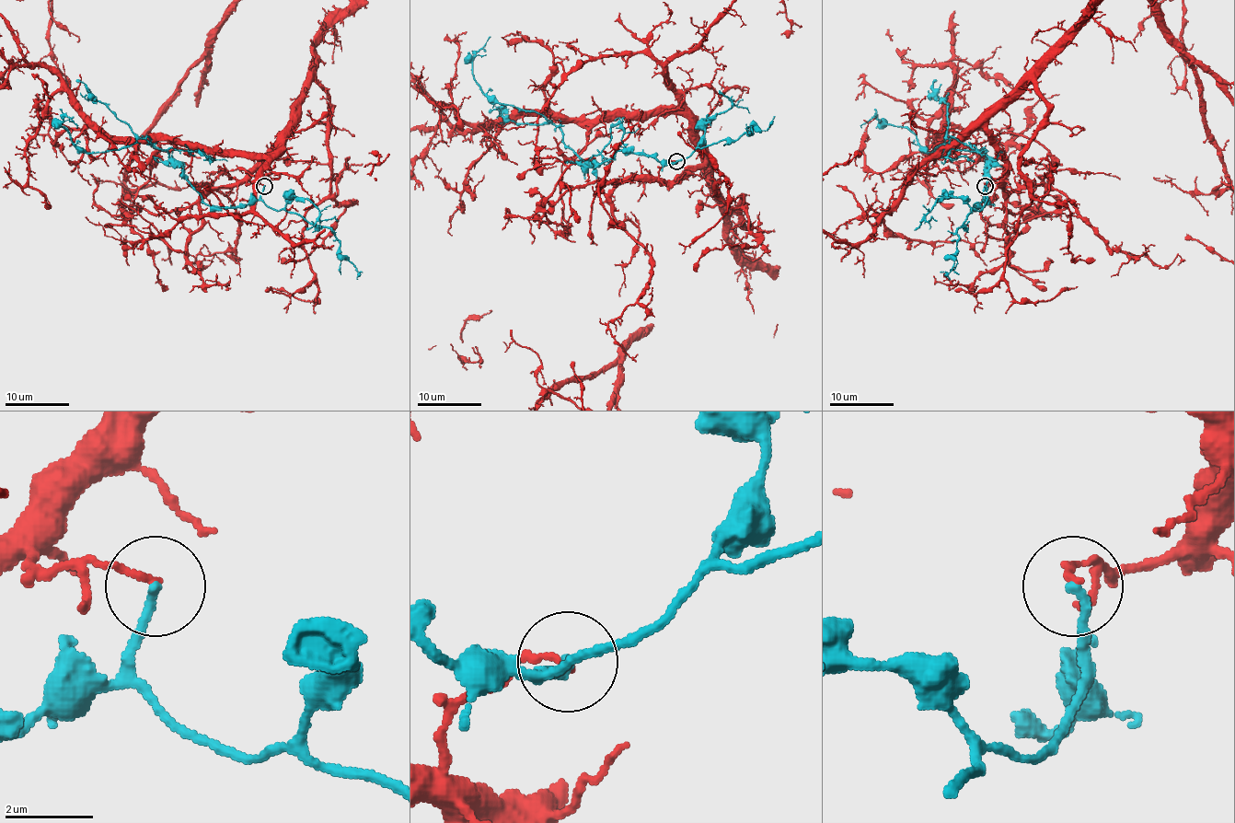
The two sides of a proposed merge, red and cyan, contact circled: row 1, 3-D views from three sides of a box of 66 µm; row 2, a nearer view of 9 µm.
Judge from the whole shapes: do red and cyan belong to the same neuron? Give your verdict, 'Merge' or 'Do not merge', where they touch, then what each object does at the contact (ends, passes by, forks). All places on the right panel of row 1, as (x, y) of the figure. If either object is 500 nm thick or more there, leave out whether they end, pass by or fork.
Do not merge. Place: (985, 186). At the ring red ends. At the ring cyan ends

